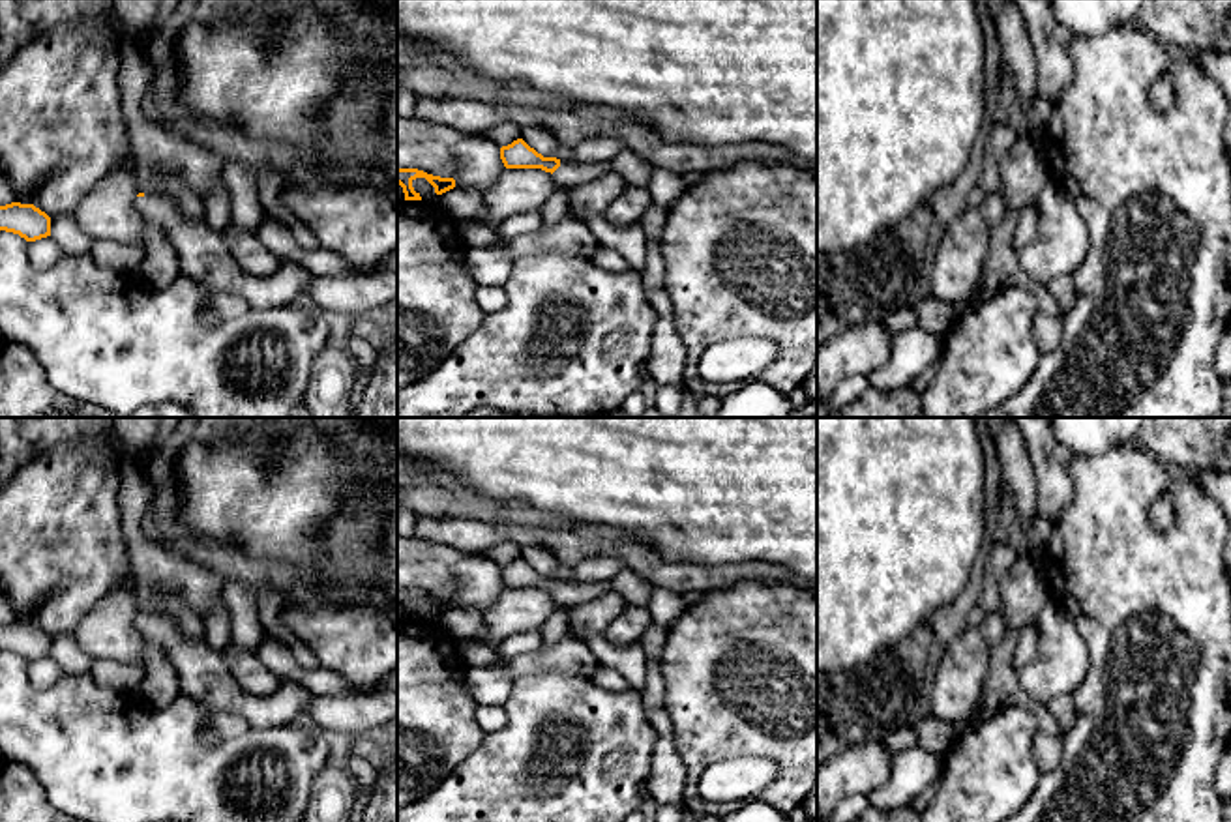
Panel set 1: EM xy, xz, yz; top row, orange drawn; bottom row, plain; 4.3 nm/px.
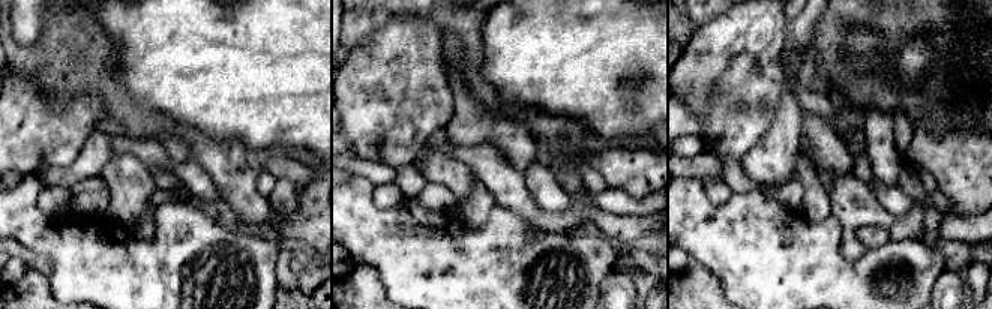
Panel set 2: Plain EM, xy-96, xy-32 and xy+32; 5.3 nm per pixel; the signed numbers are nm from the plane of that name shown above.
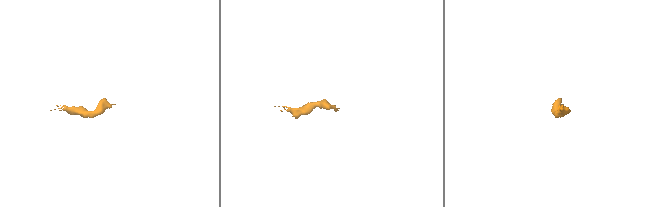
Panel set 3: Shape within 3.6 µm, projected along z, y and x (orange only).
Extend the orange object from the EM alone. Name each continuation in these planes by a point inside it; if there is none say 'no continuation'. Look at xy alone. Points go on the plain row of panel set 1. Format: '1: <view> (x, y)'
1: xy (203, 673)

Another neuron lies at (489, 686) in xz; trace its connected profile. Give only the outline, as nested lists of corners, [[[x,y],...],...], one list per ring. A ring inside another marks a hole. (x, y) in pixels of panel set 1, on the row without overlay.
[[[500,657],[491,667],[467,667],[465,687],[478,706],[504,706],[510,697],[513,676],[508,670],[508,659]]]

